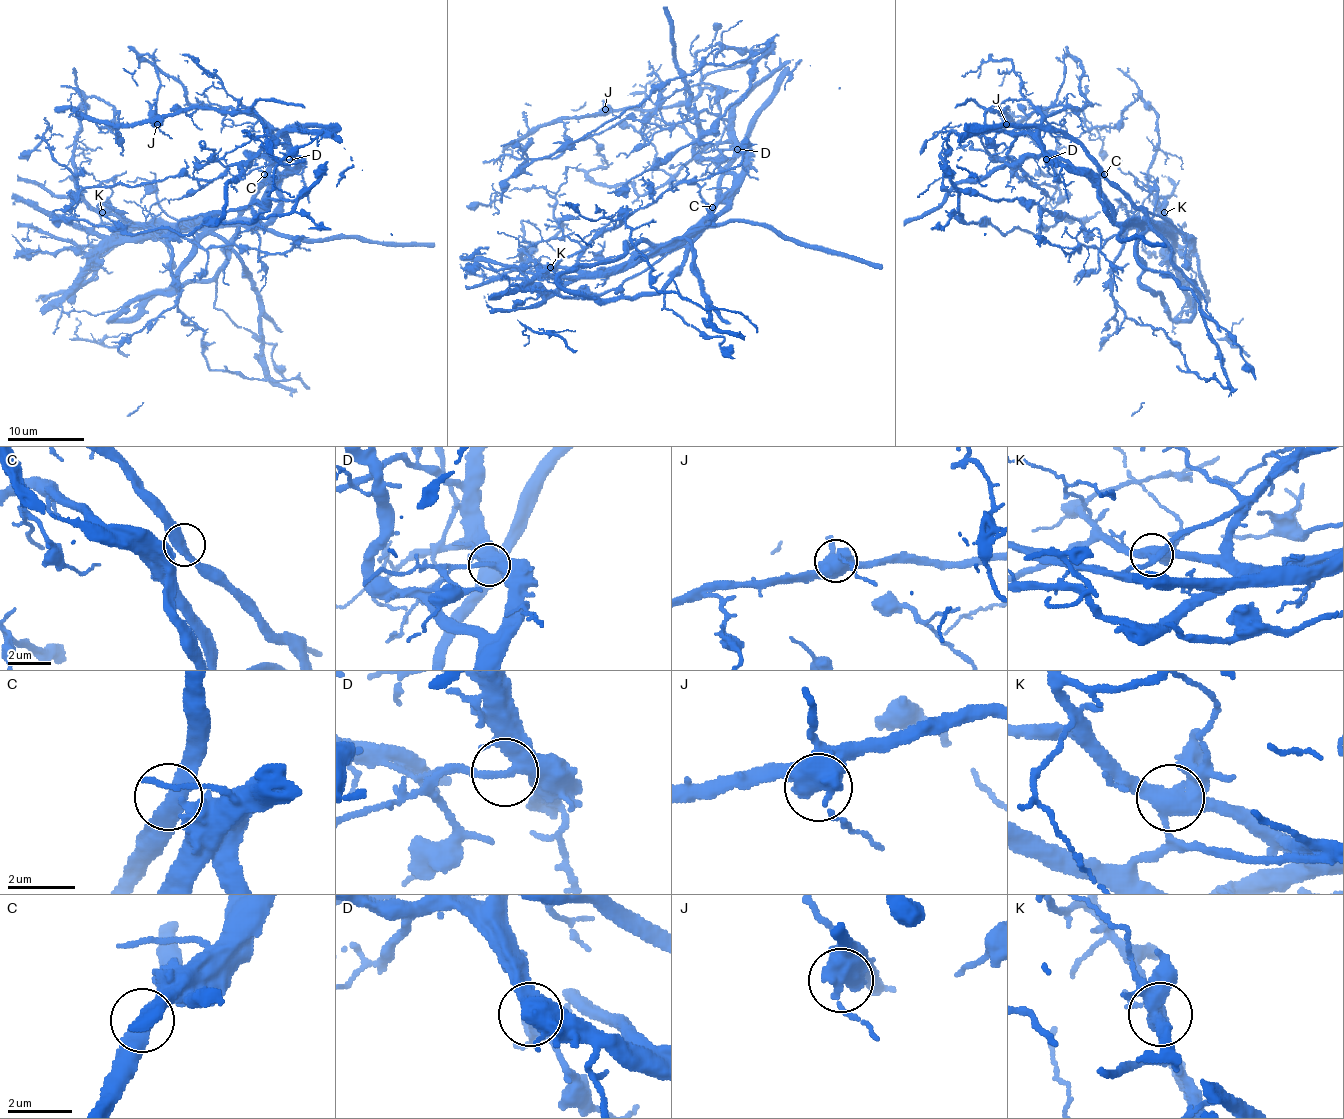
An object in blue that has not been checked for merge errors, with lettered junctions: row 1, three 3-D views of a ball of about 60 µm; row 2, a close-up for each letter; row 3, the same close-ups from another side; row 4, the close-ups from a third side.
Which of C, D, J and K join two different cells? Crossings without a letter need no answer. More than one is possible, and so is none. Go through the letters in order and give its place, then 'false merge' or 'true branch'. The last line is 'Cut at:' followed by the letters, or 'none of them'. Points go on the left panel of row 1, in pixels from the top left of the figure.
C: (264, 174) | true branch
D: (289, 159) | true branch
J: (157, 124) | true branch
K: (102, 212) | false merge
Cut at: K

